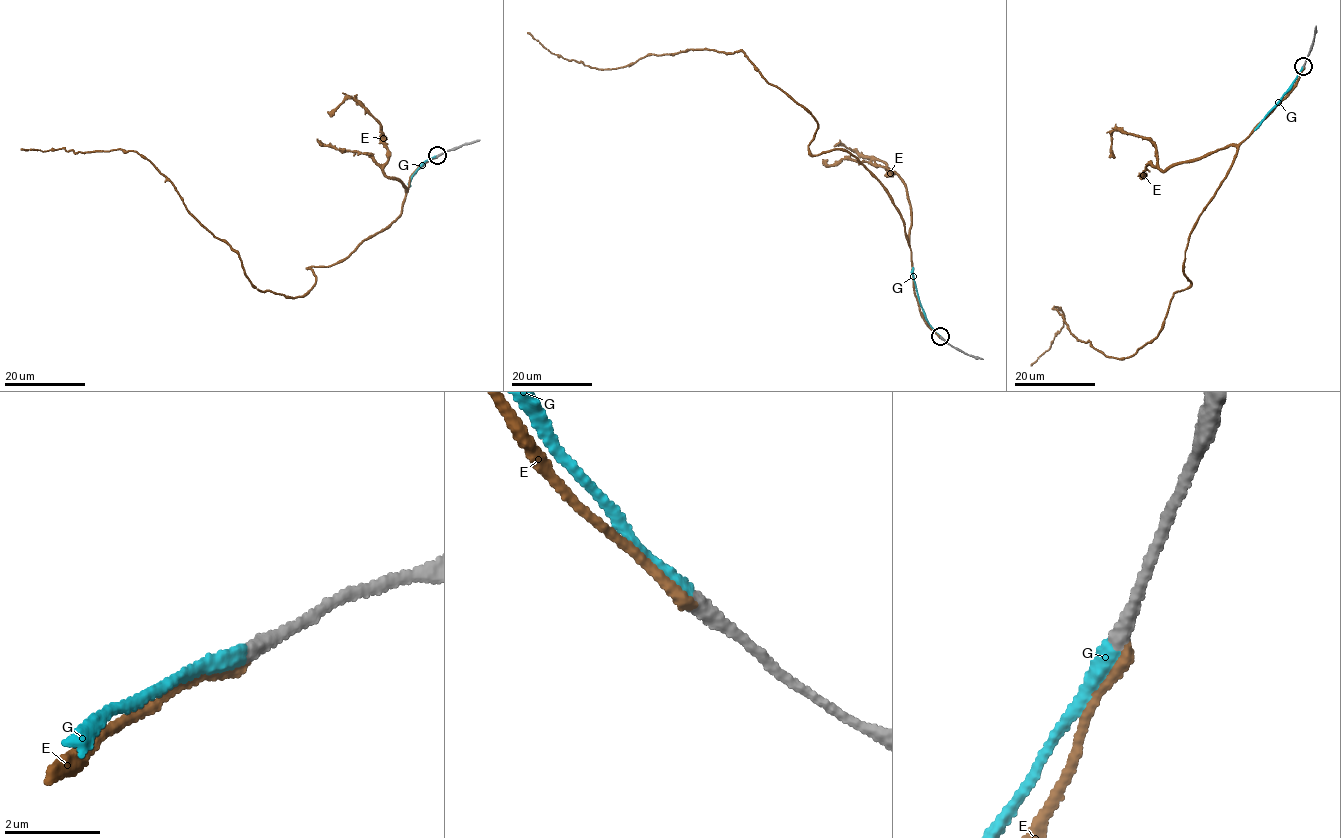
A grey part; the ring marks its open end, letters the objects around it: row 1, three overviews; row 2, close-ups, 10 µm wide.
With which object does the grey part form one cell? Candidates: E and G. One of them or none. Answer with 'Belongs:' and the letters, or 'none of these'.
Belongs: G

